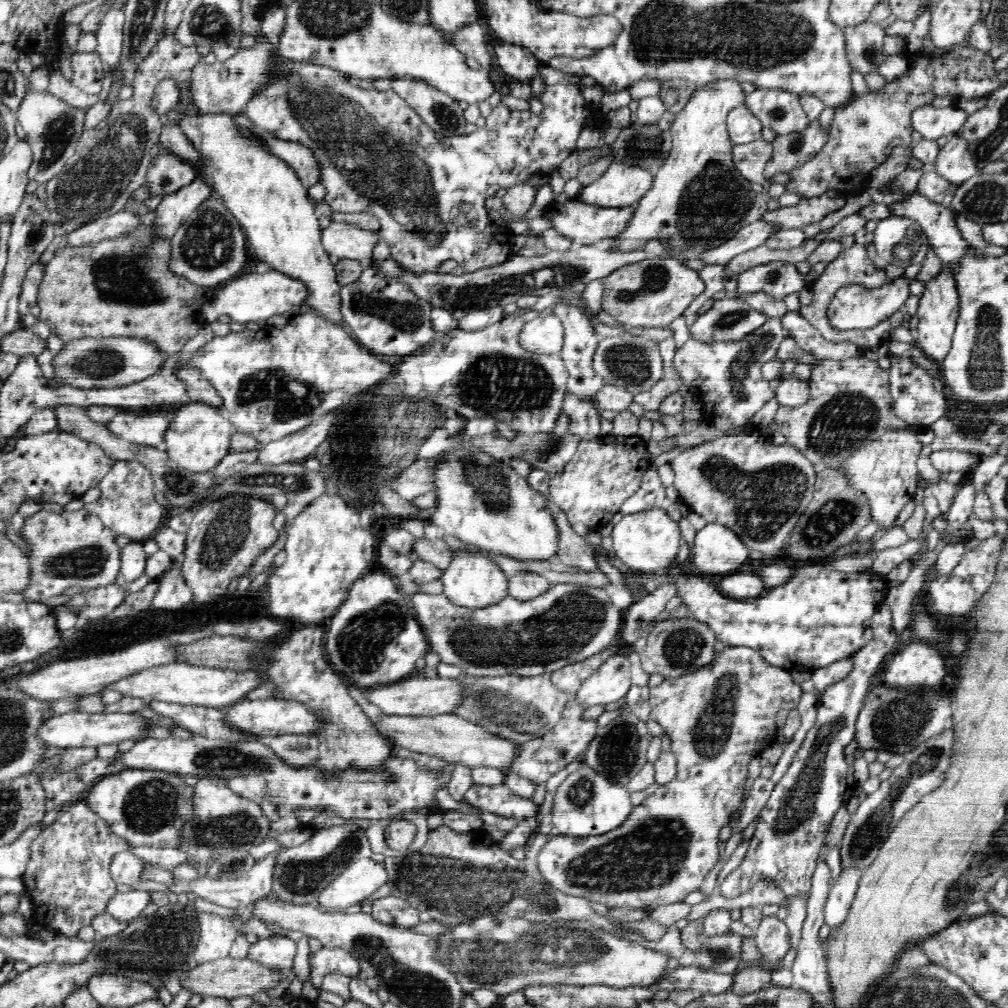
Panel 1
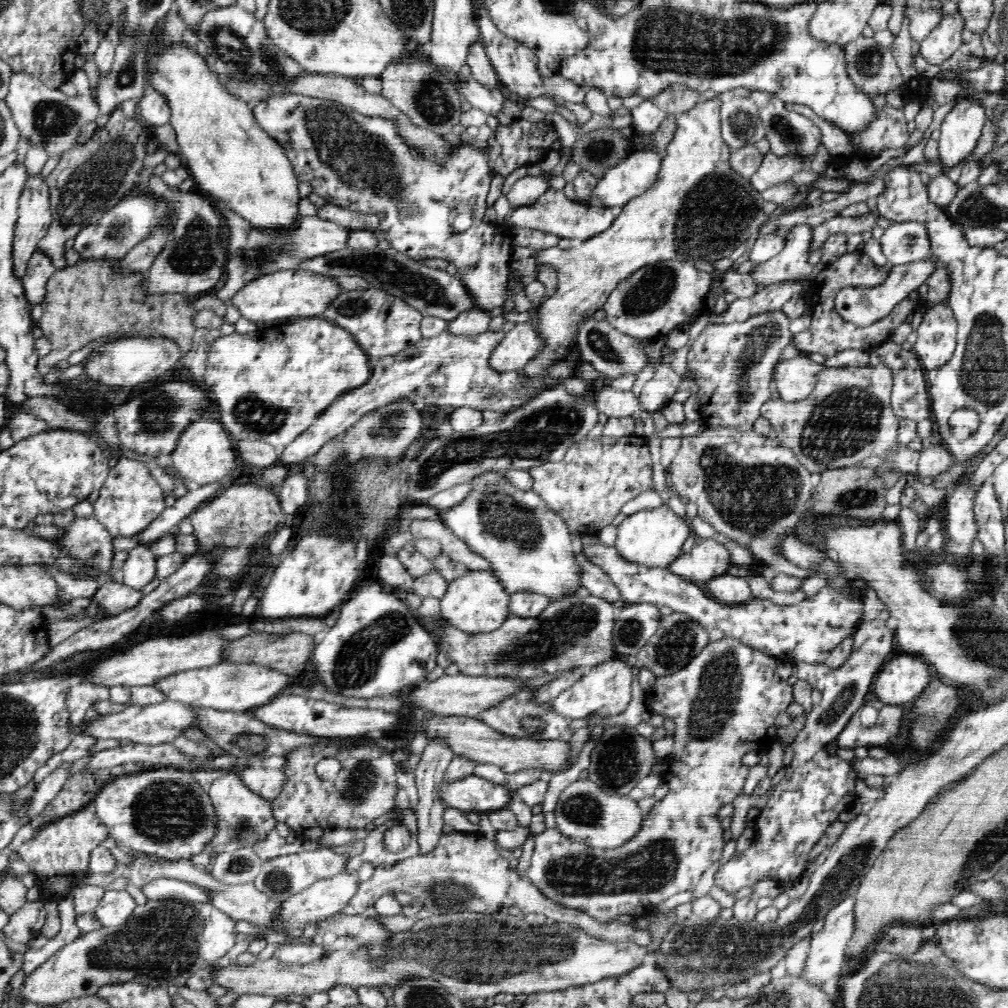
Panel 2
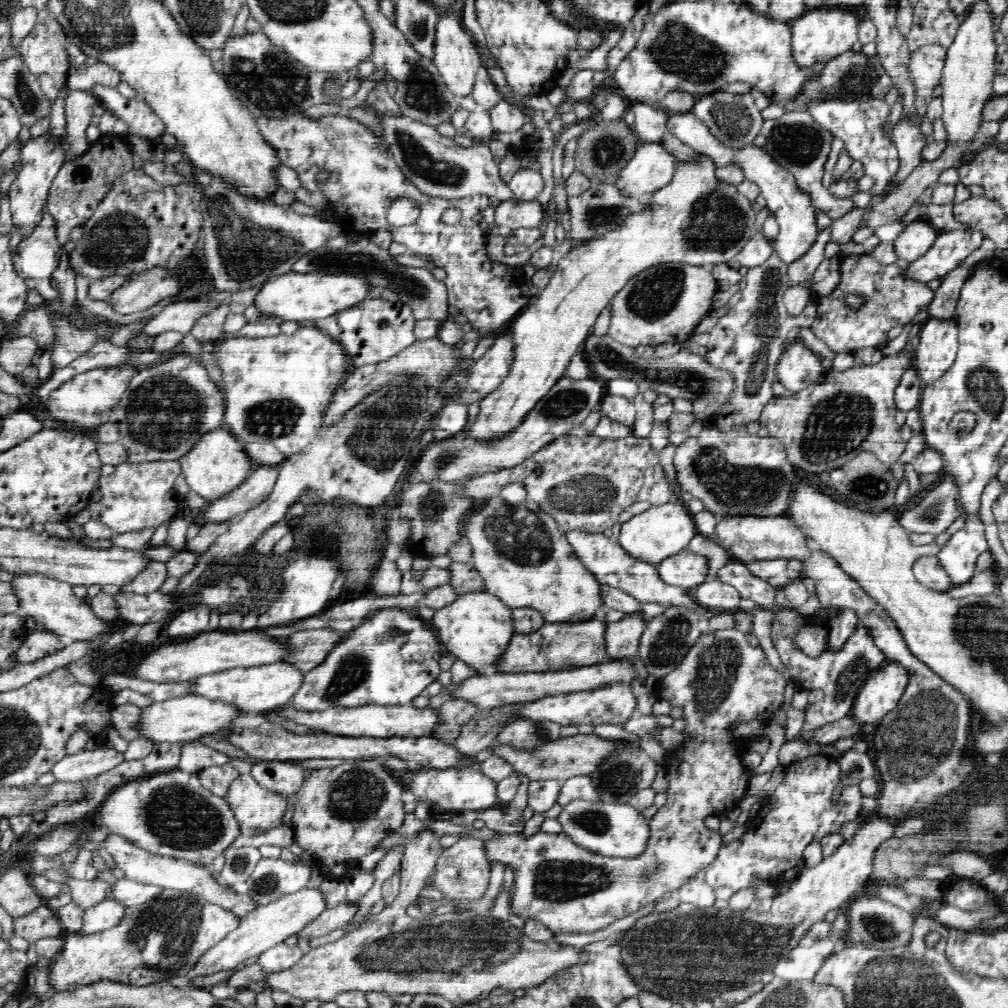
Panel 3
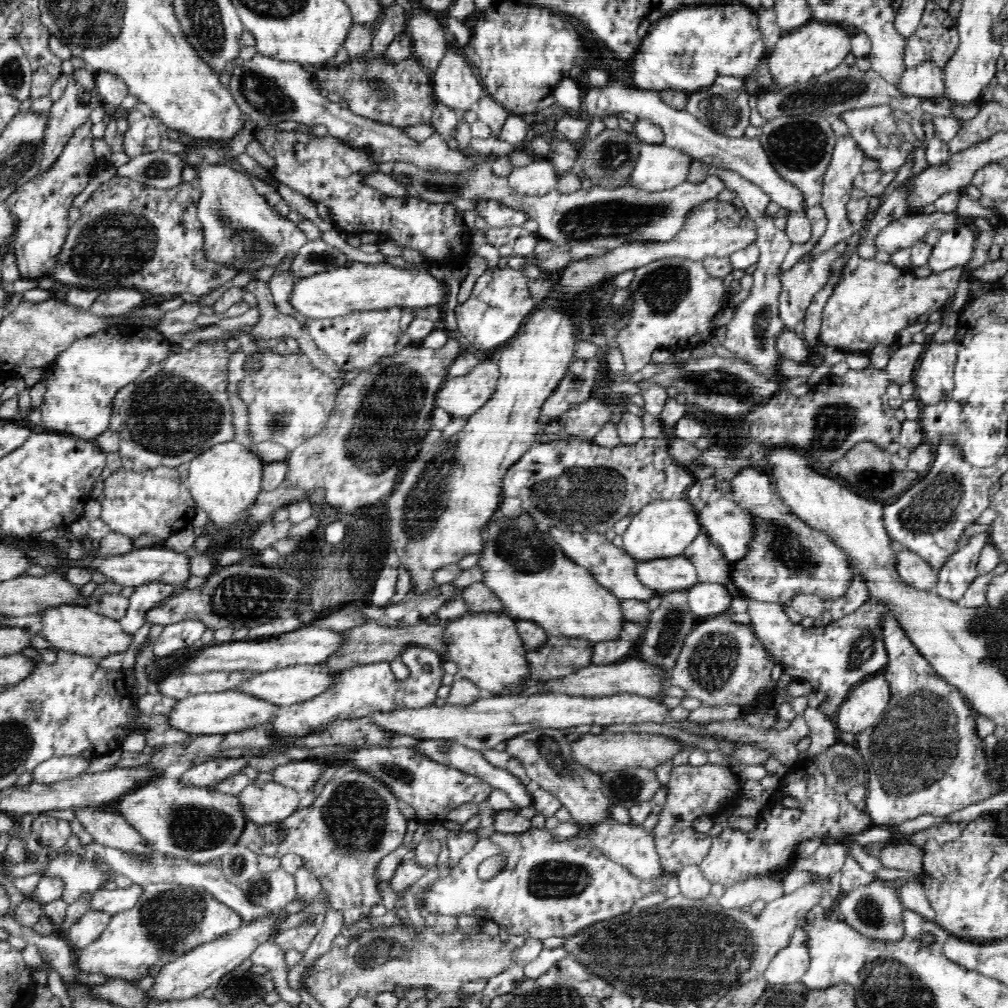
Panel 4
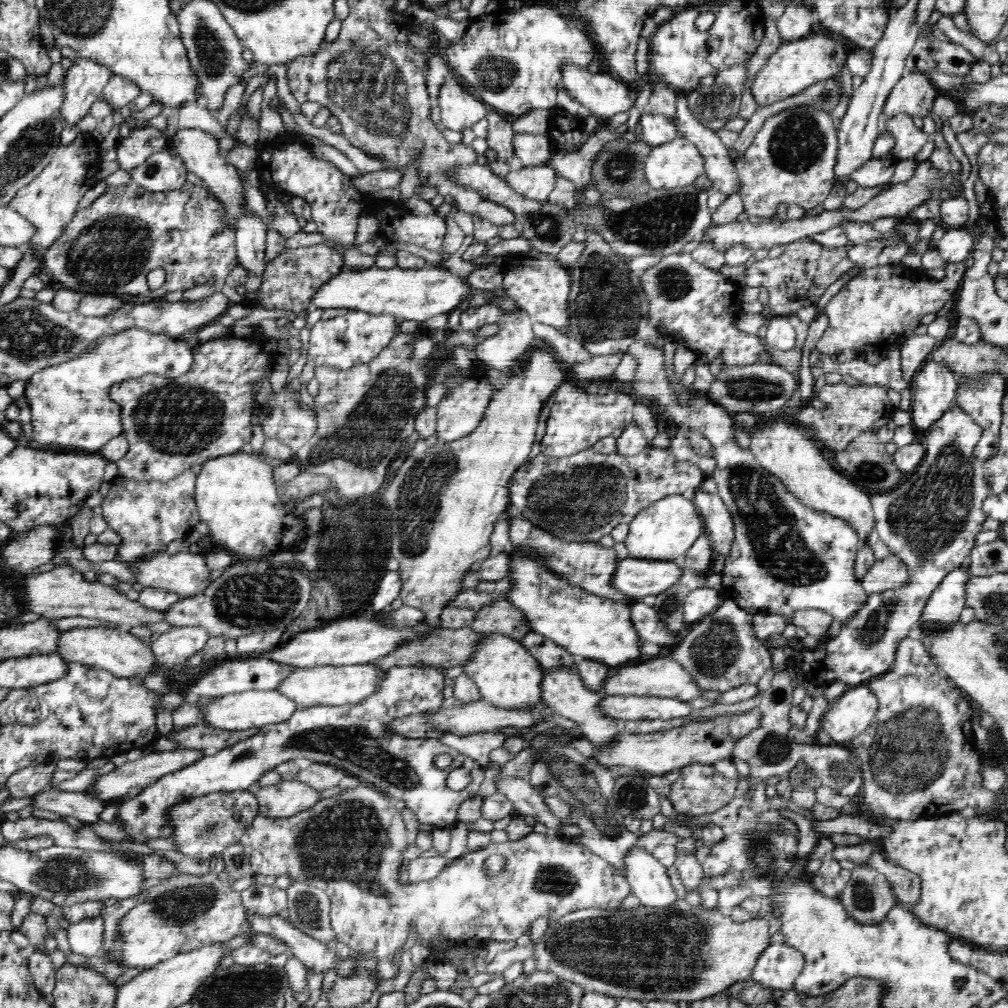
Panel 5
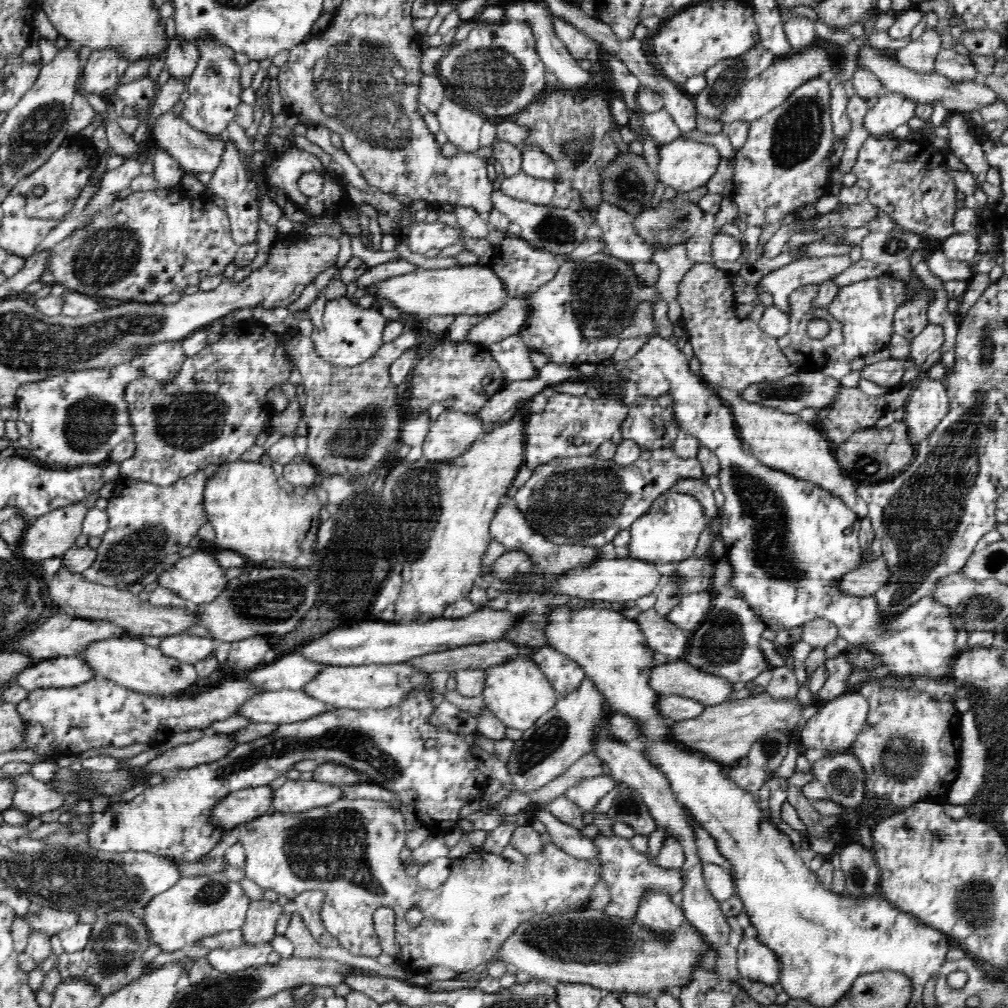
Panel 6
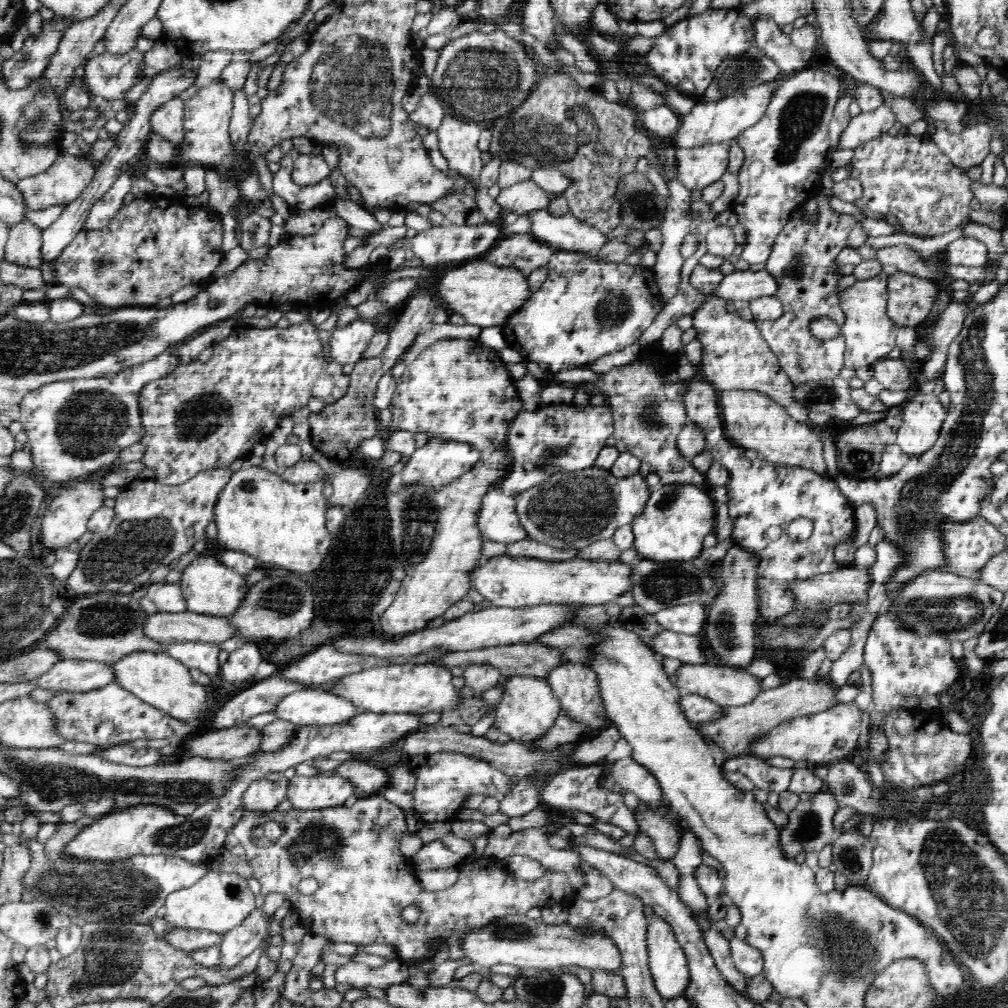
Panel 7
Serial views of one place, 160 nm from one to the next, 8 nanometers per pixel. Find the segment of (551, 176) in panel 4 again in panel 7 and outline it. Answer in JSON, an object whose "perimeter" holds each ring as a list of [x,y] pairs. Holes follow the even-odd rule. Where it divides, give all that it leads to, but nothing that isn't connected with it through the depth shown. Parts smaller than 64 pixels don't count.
{"perimeter":[[[530,180],[502,189],[495,200],[504,214],[514,213],[526,216],[533,211],[547,209],[552,198],[553,196],[548,195],[546,191]]]}

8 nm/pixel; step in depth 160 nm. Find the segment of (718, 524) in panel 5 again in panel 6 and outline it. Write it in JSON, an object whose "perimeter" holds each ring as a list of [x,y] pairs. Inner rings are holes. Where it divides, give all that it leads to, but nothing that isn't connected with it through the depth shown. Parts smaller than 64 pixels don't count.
{"perimeter":[[[706,478],[678,479],[675,482],[675,485],[672,486],[671,490],[675,490],[684,494],[690,494],[696,497],[696,499],[698,499],[698,502],[702,504],[706,521],[708,521],[713,536],[721,531],[721,523],[718,523],[718,521],[716,521],[717,503],[714,499],[713,490],[709,485],[707,485]]]}

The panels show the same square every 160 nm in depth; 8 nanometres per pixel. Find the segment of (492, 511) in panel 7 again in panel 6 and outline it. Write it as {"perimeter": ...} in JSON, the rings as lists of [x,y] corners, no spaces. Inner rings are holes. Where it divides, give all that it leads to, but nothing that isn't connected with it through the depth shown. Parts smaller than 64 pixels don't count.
{"perimeter":[[[509,495],[501,498],[494,518],[490,521],[490,534],[494,540],[502,542],[507,552],[522,551],[531,563],[534,575],[542,579],[555,579],[576,567],[587,567],[591,562],[601,558],[598,547],[582,545],[558,545],[550,542],[545,536],[531,528],[522,511],[516,506],[515,500]]]}

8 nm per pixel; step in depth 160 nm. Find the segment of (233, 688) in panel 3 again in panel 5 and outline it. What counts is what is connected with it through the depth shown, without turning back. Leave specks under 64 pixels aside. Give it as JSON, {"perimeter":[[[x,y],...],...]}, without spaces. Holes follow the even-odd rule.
{"perimeter":[[[351,665],[351,666],[316,666],[296,669],[289,678],[286,678],[277,689],[277,692],[292,699],[297,708],[310,706],[342,706],[362,702],[364,698],[375,694],[379,683],[383,680],[383,671],[378,666]]]}

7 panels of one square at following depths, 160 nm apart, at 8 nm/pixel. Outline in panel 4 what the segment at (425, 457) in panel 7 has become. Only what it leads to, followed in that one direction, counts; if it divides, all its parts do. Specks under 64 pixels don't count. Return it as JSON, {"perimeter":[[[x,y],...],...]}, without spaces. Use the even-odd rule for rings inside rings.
{"perimeter":[[[496,354],[488,356],[487,363],[478,363],[468,374],[450,378],[437,392],[435,407],[442,408],[453,418],[470,418],[496,390],[500,376]]]}

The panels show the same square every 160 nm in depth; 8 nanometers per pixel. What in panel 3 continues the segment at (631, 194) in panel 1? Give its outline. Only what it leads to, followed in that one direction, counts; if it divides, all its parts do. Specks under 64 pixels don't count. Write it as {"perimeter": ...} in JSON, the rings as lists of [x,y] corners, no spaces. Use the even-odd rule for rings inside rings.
{"perimeter":[[[641,143],[614,186],[623,196],[644,199],[671,182],[677,162],[660,143]]]}

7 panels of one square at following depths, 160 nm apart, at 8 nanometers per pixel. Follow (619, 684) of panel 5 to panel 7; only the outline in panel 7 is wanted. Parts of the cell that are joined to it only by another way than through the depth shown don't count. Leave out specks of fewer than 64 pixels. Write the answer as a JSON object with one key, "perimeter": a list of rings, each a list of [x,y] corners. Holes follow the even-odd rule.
{"perimeter":[[[712,663],[704,665],[684,664],[678,669],[674,678],[676,679],[675,687],[681,693],[698,694],[709,698],[721,707],[744,706],[744,704],[752,702],[763,691],[762,686],[760,686],[762,679],[749,674],[745,670],[735,670],[728,666],[714,665]]]}

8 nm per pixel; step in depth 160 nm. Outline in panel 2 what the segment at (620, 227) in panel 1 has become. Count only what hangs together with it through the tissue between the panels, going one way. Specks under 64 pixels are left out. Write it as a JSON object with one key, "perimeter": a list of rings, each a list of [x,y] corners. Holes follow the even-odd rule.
{"perimeter":[[[549,188],[540,196],[540,199],[532,205],[520,206],[513,208],[508,216],[511,228],[532,228],[532,230],[542,230],[542,232],[555,234],[560,239],[562,238],[578,238],[585,241],[594,235],[603,233],[604,230],[610,228],[614,222],[614,216],[610,208],[604,206],[590,207],[584,204],[583,201],[572,201],[566,198],[563,190],[554,190]]]}

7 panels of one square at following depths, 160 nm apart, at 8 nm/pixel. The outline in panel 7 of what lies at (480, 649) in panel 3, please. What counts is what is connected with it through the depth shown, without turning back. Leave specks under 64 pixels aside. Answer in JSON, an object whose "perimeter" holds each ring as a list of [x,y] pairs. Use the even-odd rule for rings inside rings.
{"perimeter":[[[508,677],[500,684],[505,688],[504,694],[495,708],[496,726],[511,741],[528,745],[546,737],[560,713],[559,698],[553,693],[547,681],[531,677]]]}

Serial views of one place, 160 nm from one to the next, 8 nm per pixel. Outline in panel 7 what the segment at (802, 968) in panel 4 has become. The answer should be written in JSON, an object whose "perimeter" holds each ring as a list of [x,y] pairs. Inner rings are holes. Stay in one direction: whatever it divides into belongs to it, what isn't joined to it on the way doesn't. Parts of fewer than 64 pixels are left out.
{"perimeter":[[[738,925],[736,934],[730,936],[729,945],[735,967],[746,977],[750,978],[763,973],[764,959],[762,953],[747,943],[745,929]]]}

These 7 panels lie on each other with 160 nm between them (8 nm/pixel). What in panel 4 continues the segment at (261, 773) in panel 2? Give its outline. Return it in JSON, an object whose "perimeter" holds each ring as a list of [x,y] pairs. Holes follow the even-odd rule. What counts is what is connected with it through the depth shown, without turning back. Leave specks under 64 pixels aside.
{"perimeter":[[[314,760],[291,761],[289,764],[278,765],[270,773],[273,776],[272,781],[303,795],[313,788],[325,766],[326,763],[319,764]]]}

